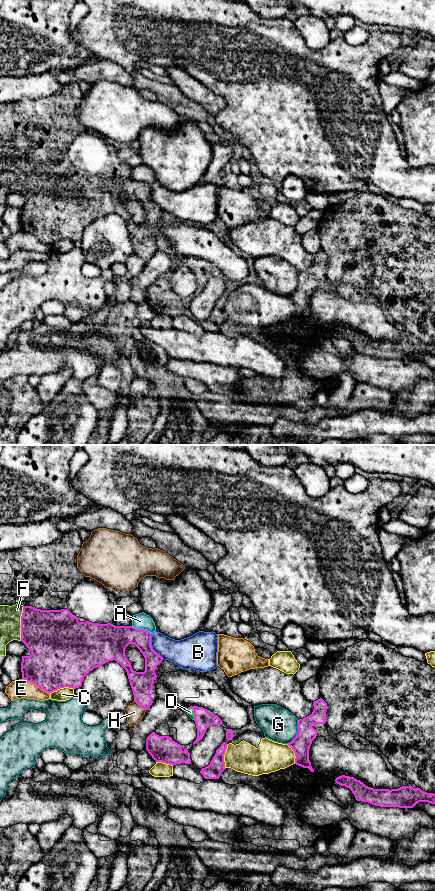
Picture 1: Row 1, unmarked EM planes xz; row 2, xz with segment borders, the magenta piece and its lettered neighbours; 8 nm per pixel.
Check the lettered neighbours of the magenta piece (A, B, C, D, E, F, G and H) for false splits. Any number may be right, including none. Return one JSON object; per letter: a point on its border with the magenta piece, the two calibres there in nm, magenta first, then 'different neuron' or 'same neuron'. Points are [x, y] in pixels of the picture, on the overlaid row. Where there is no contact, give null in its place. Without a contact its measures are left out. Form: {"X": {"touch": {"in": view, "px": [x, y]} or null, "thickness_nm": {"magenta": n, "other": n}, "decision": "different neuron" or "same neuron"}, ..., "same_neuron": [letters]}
{"A": {"touch": {"in": "xz", "px": [142, 629]}, "thickness_nm": {"magenta": 240, "other": 130}, "decision": "different neuron"}, "B": {"touch": {"in": "xz", "px": [151, 646]}, "thickness_nm": {"magenta": 170, "other": 200}, "decision": "different neuron"}, "C": {"touch": {"in": "xz", "px": [61, 687]}, "thickness_nm": {"magenta": 500, "other": 110}, "decision": "different neuron"}, "D": {"touch": {"in": "xz", "px": [194, 713]}, "thickness_nm": {"magenta": 140, "other": 60}, "decision": "same neuron"}, "E": {"touch": {"in": "xz", "px": [36, 685]}, "thickness_nm": {"magenta": 440, "other": 150}, "decision": "different neuron"}, "F": {"touch": {"in": "xz", "px": [21, 623]}, "thickness_nm": {"magenta": 400, "other": 180}, "decision": "same neuron"}, "G": {"touch": {"in": "xz", "px": [297, 733]}, "thickness_nm": {"magenta": 150, "other": 280}, "decision": "different neuron"}, "H": {"touch": {"in": "xz", "px": [140, 705]}, "thickness_nm": {"magenta": 180, "other": 140}, "decision": "different neuron"}, "same_neuron": ["D", "F"]}

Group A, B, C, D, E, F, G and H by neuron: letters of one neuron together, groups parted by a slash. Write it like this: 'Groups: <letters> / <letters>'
Groups: A / B / C / D F / E / G / H

